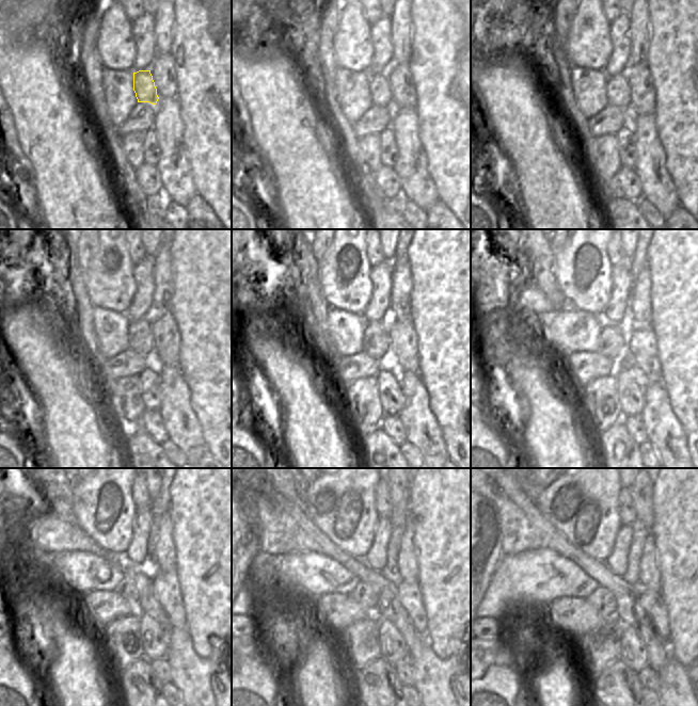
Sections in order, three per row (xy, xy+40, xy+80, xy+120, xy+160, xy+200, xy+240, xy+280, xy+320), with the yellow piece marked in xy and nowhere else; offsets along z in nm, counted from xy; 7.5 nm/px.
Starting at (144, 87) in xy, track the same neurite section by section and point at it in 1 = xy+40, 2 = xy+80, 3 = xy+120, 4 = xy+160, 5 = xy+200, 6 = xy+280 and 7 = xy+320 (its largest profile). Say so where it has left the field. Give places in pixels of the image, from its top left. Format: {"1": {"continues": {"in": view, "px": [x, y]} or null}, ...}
{"1": {"continues": {"in": "xy+40", "px": [379, 85]}}, "2": {"continues": {"in": "xy+80", "px": [617, 90]}}, "3": {"continues": {"in": "xy+120", "px": [140, 334]}}, "4": {"continues": {"in": "xy+160", "px": [376, 340]}}, "5": {"continues": {"in": "xy+200", "px": [613, 342]}}, "6": {"continues": {"in": "xy+280", "px": [363, 594]}}, "7": {"continues": {"in": "xy+320", "px": [603, 600]}}}

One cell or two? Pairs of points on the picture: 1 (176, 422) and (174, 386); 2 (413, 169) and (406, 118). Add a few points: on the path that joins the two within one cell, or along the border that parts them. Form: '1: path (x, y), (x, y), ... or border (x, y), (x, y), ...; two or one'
1: path (176, 414), (175, 395); one
2: path (411, 156), (406, 131); one

